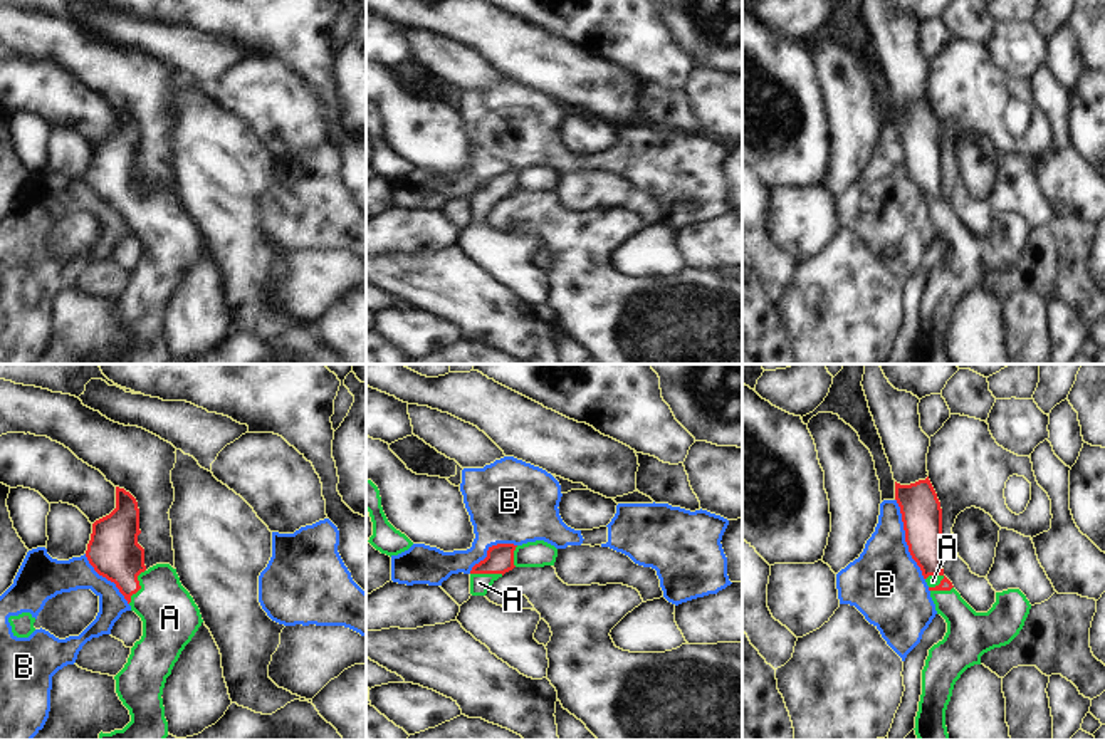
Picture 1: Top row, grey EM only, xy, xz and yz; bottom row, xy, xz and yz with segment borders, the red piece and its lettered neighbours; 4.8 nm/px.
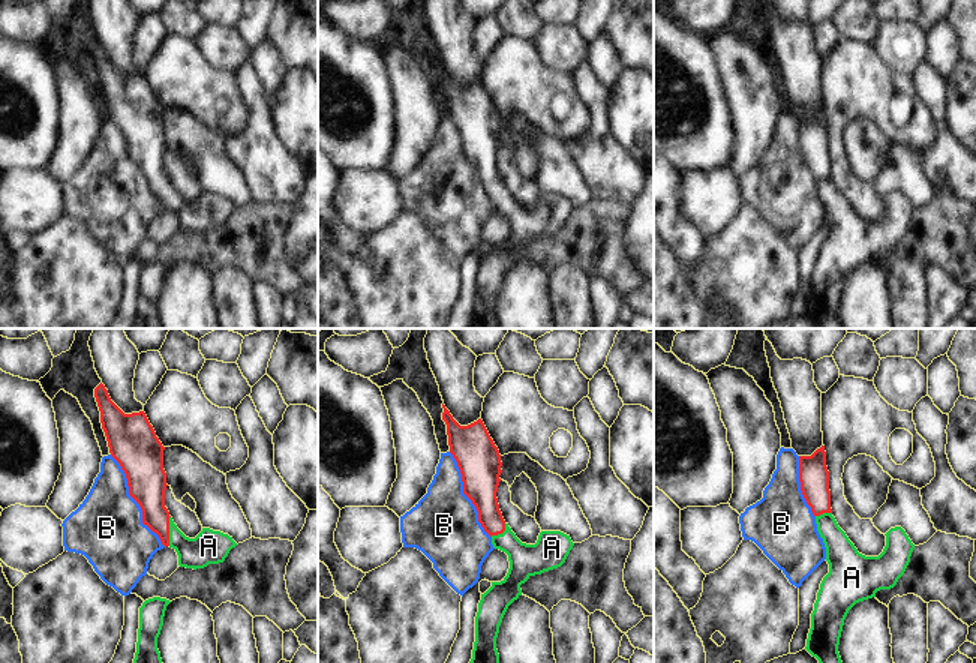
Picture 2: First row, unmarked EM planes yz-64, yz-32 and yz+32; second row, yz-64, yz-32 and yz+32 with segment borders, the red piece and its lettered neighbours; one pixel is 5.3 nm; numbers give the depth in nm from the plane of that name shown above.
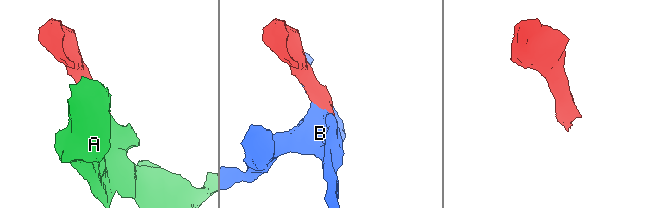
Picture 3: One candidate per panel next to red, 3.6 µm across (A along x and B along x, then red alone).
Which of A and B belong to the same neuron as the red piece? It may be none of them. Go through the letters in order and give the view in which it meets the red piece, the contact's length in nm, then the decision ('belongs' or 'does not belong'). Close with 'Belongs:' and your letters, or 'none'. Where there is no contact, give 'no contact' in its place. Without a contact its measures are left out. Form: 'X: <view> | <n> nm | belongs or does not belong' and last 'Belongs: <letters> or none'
A: xy | 190 nm | belongs
B: yz | 420 nm | does not belong
Belongs: A

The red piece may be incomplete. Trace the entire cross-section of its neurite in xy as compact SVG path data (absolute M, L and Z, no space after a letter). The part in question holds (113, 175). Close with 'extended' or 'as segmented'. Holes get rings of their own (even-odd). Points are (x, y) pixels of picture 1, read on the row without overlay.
M116 111L116 133L92 148L86 181L94 195L114 206L131 235L143 245L143 260L131 272L124 292L114 300L116 317L129 334L131 346L123 354L99 357L99 364L165 364L163 312L185 270L191 265L203 243L190 216L181 210L176 193L170 188L144 190L144 173L138 168L139 133L136 122Z | extended

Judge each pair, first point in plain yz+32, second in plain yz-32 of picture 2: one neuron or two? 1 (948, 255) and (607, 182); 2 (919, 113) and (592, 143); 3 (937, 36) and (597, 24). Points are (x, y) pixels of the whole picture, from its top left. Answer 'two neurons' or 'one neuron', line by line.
1: two neurons
2: two neurons
3: two neurons

